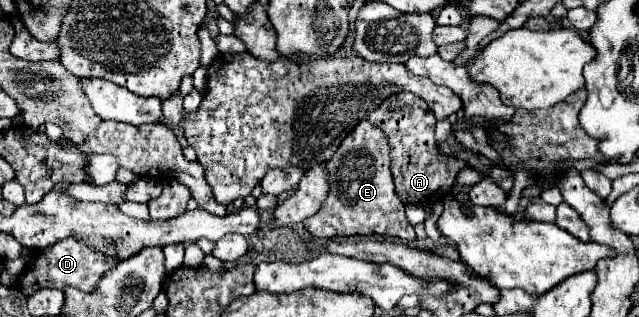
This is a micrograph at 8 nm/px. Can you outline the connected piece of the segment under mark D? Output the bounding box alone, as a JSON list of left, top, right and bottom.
[19,238,121,296]

